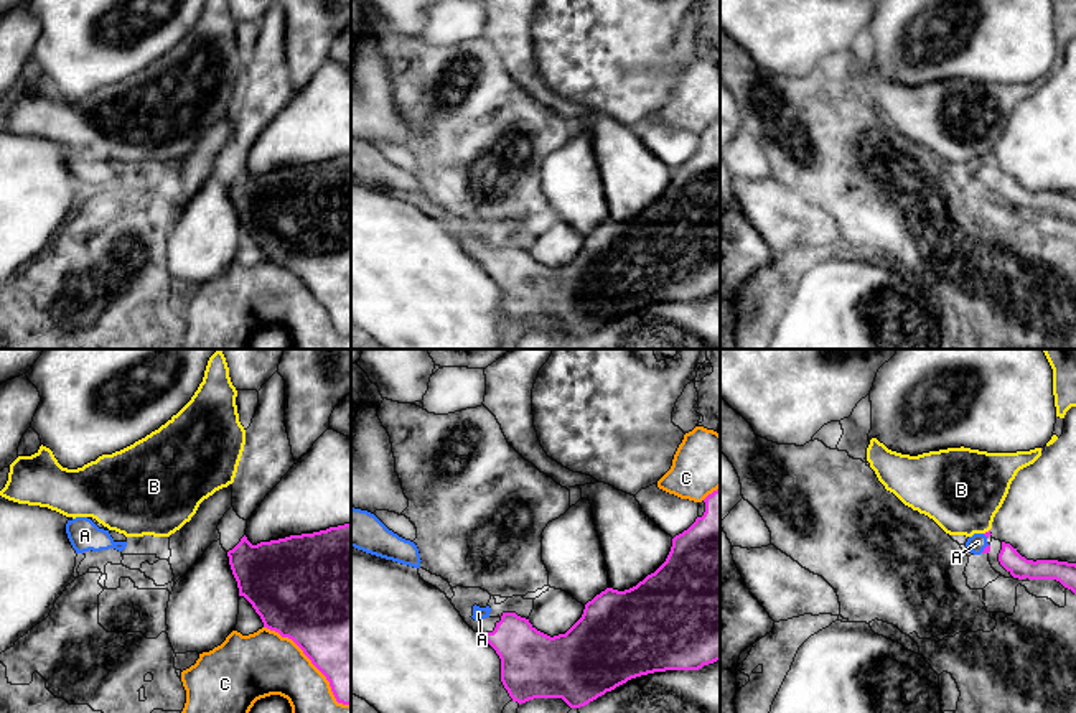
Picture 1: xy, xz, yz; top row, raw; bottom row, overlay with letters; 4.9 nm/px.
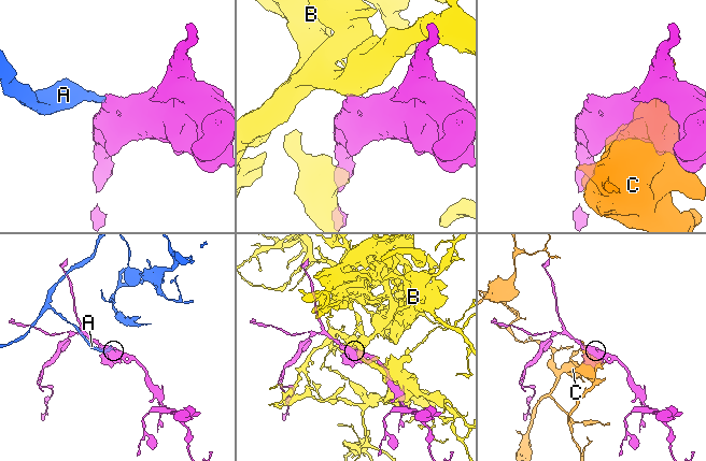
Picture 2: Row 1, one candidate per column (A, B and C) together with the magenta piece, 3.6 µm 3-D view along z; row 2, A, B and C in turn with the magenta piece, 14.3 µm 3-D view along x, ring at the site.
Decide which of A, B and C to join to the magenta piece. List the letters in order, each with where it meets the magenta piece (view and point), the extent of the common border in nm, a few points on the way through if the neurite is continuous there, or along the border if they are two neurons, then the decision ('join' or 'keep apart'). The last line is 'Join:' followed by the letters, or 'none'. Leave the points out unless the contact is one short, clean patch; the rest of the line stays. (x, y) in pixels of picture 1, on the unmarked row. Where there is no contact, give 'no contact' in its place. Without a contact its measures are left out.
A: meets magenta in yz at (984, 180); contact 60 nm long; runs through yz (987, 180), (984, 180), (977, 173); join
B: meets magenta in yz at (986, 163); contact 40 nm long; keep apart
C: meets magenta in xy at (312, 293); contact 550 nm long; keep apart
Join: A

